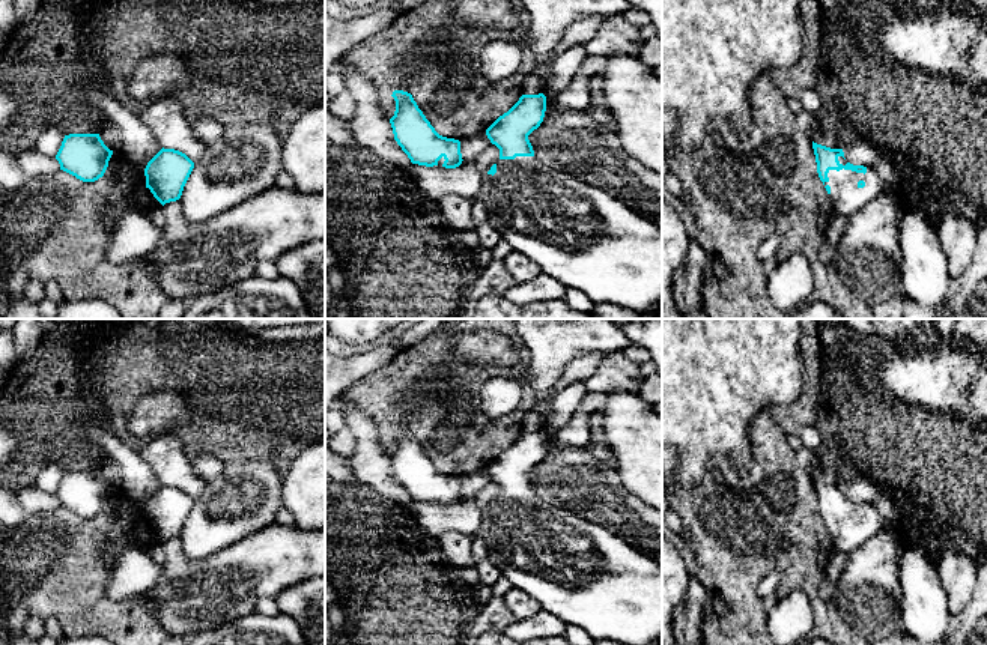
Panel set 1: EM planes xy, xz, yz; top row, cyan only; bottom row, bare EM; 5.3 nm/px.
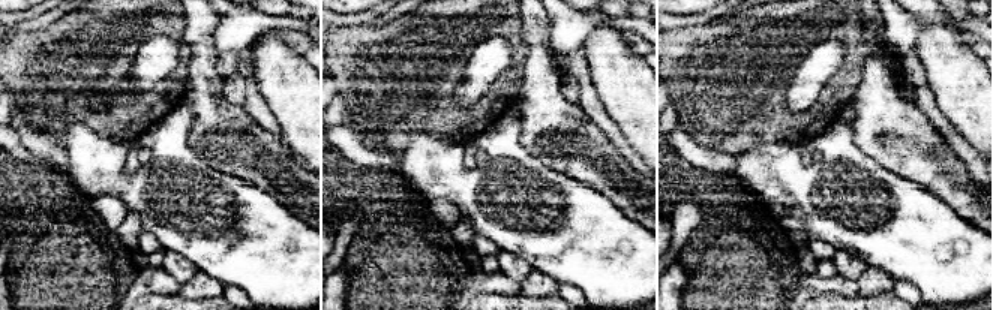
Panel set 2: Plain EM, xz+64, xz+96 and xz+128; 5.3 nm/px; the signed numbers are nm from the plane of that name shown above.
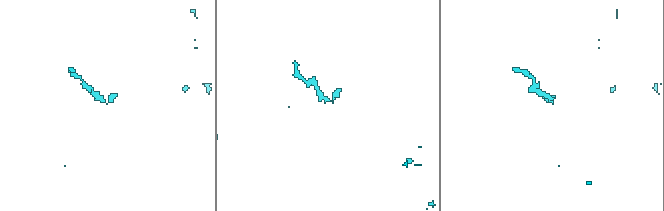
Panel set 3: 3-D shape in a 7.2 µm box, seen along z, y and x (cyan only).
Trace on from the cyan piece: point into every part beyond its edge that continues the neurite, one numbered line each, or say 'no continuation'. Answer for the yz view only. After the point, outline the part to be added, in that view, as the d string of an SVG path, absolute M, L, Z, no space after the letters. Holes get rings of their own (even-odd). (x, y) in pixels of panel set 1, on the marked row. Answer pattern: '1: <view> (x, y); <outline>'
1: yz (924, 272); M874 167L867 173L829 170L831 201L835 213L846 218L865 207L879 195L888 195L897 210L898 239L901 248L901 287L904 296L919 307L940 305L948 293L951 277L948 260L940 247L937 230L912 206L901 206Z

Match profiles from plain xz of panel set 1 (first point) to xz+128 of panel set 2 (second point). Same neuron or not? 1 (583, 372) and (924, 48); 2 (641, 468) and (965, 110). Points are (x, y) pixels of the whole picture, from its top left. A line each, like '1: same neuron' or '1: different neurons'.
1: different neurons
2: same neuron

